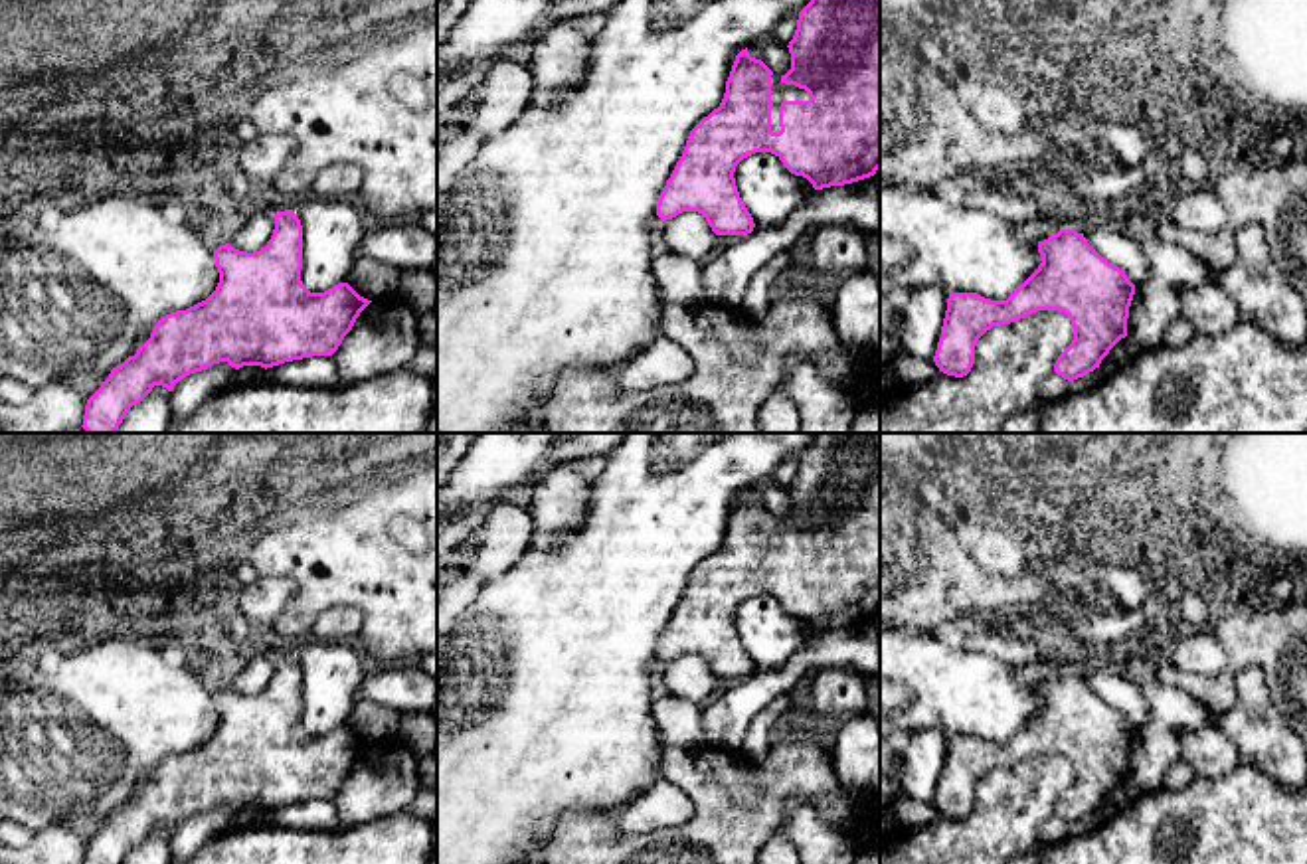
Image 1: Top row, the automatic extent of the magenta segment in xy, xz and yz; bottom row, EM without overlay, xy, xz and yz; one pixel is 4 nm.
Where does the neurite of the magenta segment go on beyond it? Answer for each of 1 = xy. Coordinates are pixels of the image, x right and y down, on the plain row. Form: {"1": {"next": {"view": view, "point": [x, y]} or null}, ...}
{"1": {"next": null}}

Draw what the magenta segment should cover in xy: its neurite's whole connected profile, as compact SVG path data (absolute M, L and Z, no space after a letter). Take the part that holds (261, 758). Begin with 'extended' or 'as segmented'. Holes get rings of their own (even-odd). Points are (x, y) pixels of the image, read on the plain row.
as segmented | M293 652L275 656L271 682L259 694L247 696L229 686L214 692L219 726L202 745L162 759L150 781L121 809L113 811L101 830L87 842L83 864L123 864L154 828L168 834L190 817L227 805L273 811L310 799L332 799L352 773L360 755L372 745L348 726L324 735L310 735L301 724L303 668Z

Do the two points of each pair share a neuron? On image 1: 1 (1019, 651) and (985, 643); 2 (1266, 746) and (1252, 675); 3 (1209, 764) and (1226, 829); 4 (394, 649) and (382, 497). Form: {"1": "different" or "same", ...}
{"1": "same", "2": "same", "3": "different", "4": "same"}

